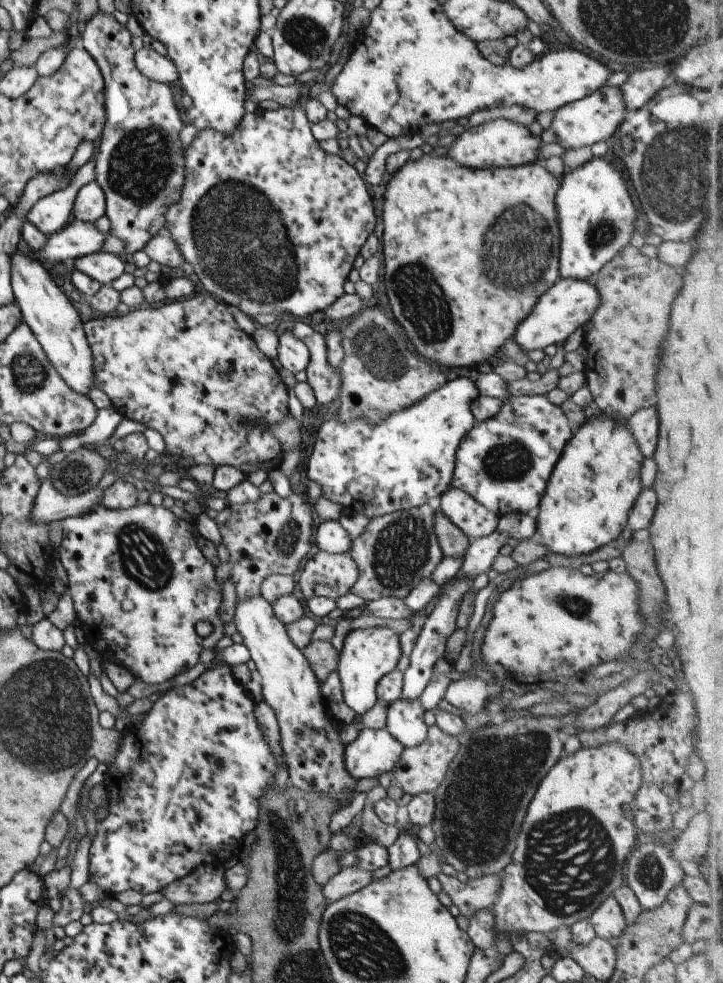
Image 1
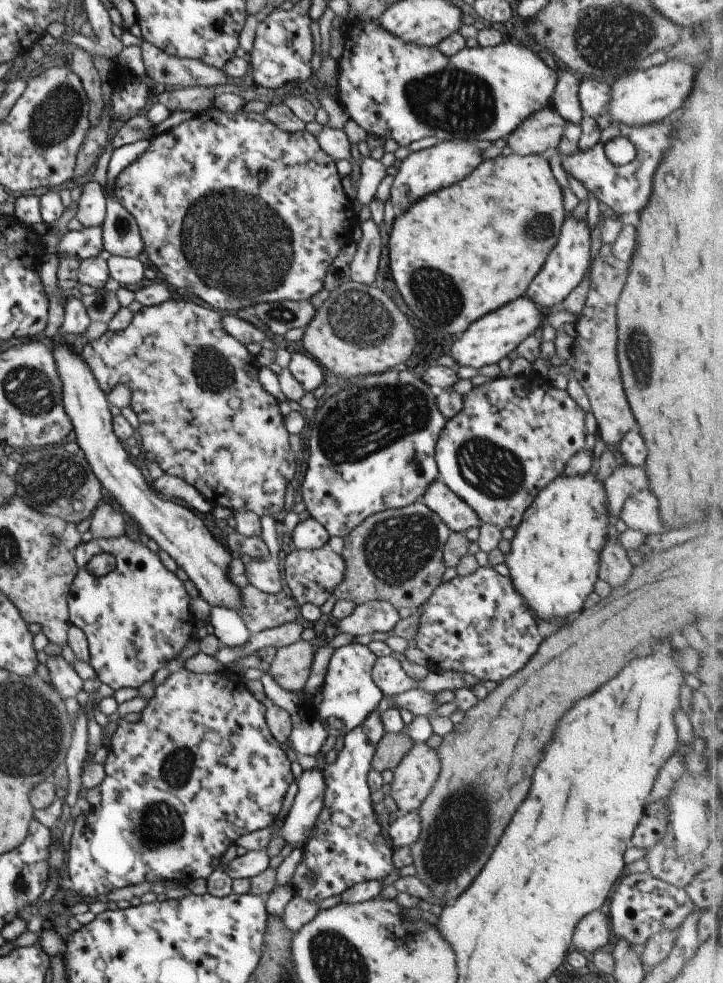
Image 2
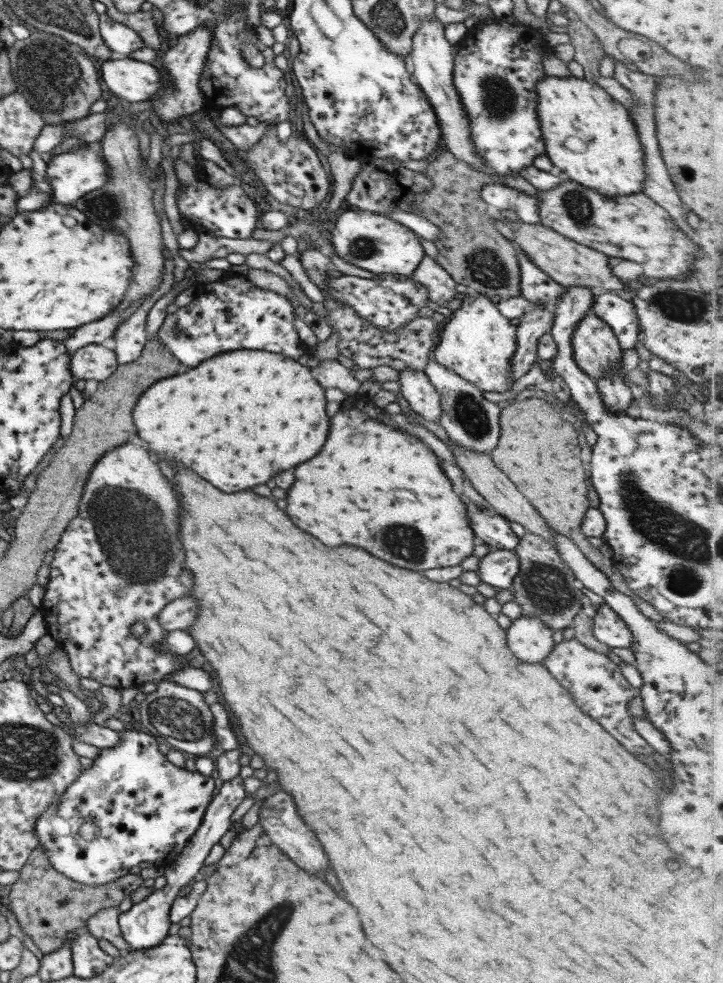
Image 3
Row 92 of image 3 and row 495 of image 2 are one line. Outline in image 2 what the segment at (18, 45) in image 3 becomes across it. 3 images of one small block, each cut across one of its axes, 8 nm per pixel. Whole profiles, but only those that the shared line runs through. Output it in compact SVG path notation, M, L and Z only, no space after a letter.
M63 443L25 450L12 479L15 493L33 510L75 525L91 516L101 501L100 482L95 478L85 457L67 453L63 449Z

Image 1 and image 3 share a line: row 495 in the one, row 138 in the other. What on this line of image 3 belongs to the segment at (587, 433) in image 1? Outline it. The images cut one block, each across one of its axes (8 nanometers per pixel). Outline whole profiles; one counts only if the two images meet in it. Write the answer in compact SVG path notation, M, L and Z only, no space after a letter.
M544 76L536 85L537 117L539 130L543 139L544 154L557 166L569 181L577 182L589 191L601 192L603 196L629 196L643 190L645 181L645 165L643 165L643 150L639 146L637 131L630 114L613 100L597 84L587 80L568 77L556 78Z

